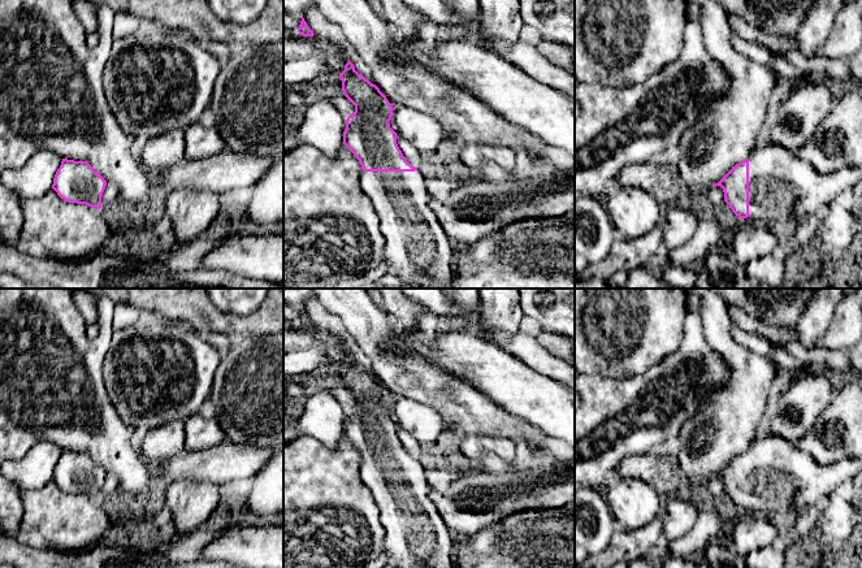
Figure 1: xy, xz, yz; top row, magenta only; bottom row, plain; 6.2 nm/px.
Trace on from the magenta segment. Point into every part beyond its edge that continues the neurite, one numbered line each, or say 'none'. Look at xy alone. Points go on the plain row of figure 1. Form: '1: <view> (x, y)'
none

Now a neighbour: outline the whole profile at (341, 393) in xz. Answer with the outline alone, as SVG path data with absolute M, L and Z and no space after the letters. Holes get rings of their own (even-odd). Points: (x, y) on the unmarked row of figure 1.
M345 386L334 387L330 393L345 408L355 403L355 396Z

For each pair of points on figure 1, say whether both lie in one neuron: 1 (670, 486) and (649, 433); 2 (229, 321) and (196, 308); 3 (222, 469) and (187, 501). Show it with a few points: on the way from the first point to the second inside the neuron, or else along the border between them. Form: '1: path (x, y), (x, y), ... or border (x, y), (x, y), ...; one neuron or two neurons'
1: border (648, 451), (640, 455), (629, 455), (619, 463); two neurons
2: path (221, 321), (204, 316); one neuron
3: border (178, 478), (212, 481), (219, 485); two neurons

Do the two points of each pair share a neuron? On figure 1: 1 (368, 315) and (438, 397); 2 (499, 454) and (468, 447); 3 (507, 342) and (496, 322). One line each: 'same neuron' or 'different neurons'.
1: same neuron
2: same neuron
3: different neurons

